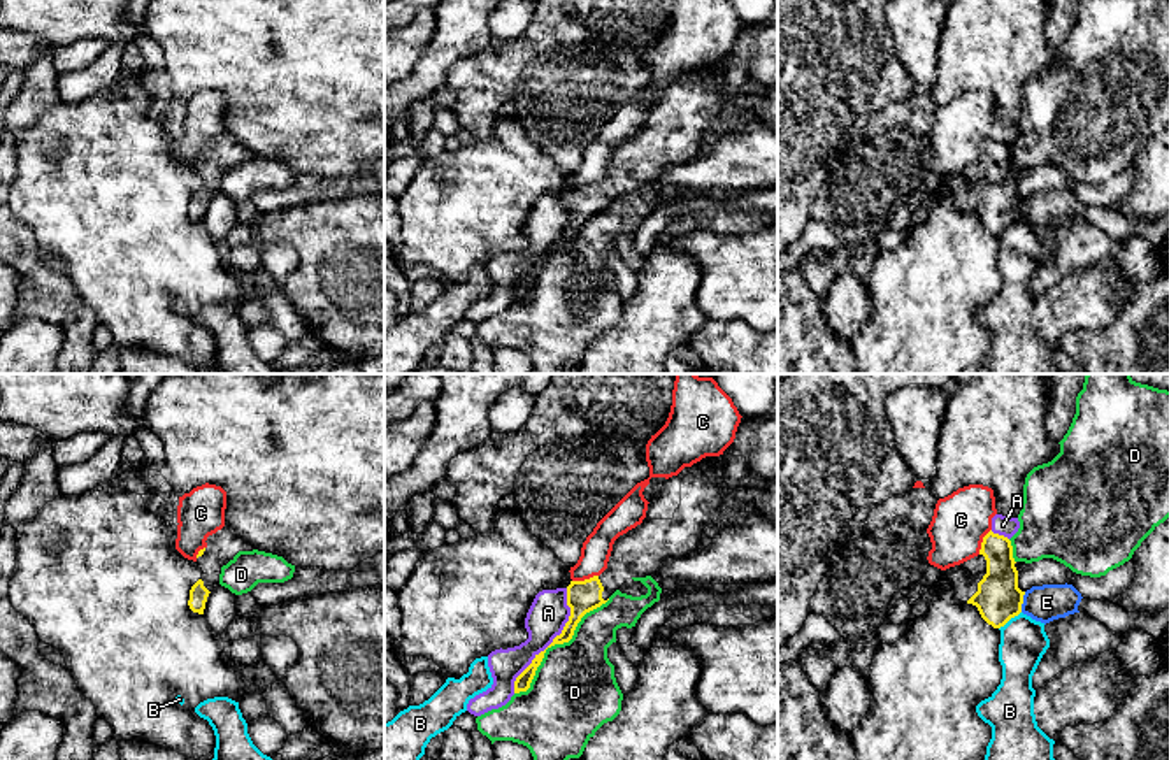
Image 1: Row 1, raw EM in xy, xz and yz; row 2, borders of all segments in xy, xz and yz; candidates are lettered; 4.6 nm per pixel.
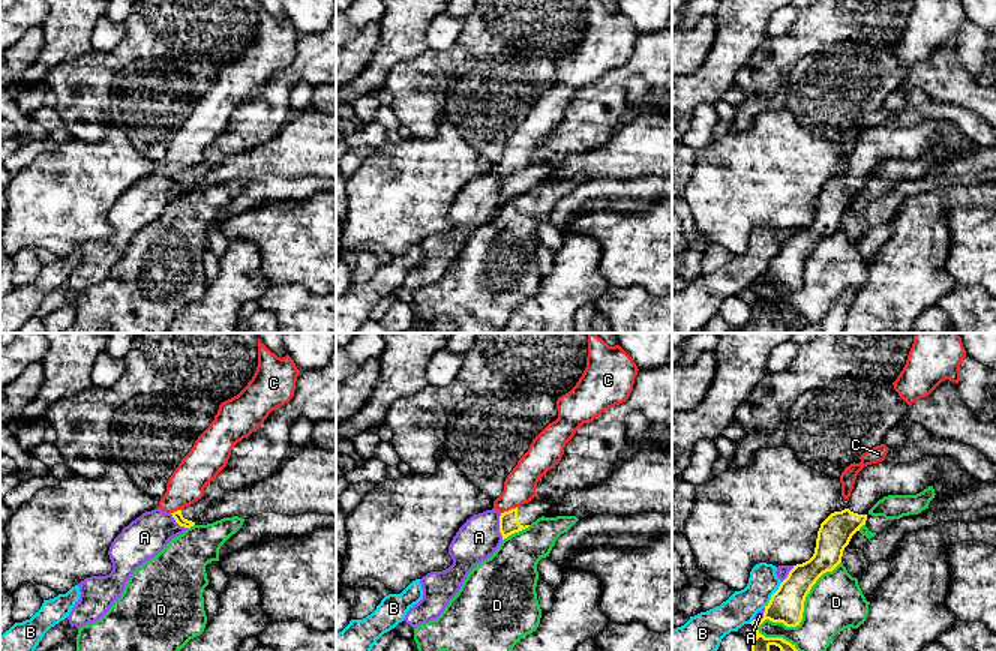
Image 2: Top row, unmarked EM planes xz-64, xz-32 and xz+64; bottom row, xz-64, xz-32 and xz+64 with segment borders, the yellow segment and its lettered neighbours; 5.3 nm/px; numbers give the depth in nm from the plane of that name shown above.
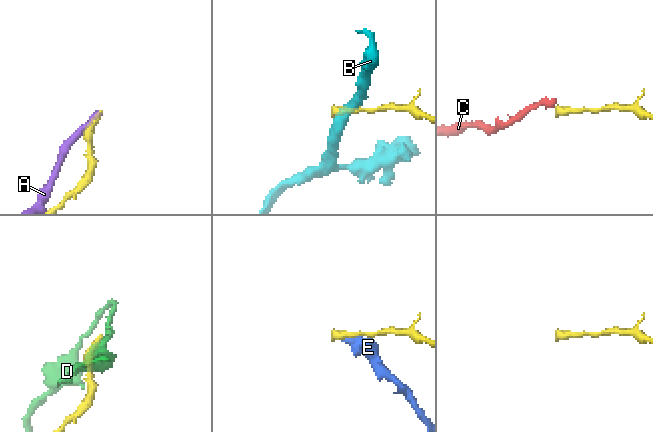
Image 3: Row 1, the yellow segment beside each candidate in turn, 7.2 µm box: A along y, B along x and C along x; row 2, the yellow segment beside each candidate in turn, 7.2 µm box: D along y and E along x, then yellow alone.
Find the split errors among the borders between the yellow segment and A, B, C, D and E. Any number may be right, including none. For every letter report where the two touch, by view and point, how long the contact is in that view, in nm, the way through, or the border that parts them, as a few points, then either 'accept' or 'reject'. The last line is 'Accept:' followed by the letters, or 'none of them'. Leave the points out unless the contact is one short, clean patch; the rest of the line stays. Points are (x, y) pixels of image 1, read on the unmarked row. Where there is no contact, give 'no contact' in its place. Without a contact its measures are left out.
A: meets yellow in xz at (553, 248); contact 550 nm long; reject
B: meets yellow in yz at (1010, 225); contact 130 nm long; reject
C: meets yellow in xz at (585, 186); contact 120 nm long; border along xz (597, 181), (573, 188); reject
D: meets yellow in xz at (557, 250); contact 600 nm long; reject
E: meets yellow in yz at (1022, 209); contact 100 nm long; reject
Accept: none of them

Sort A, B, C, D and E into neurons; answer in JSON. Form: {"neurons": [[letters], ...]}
{"neurons": [["A", "C"], ["B"], ["D"], ["E"]]}

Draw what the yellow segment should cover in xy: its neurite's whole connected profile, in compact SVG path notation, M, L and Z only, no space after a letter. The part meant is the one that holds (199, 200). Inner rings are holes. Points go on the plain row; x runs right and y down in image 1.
M228 135L209 142L205 149L207 153L197 161L202 184L191 193L188 207L190 216L198 221L204 221L209 200L219 191L221 174L233 167L239 158L255 156Z

